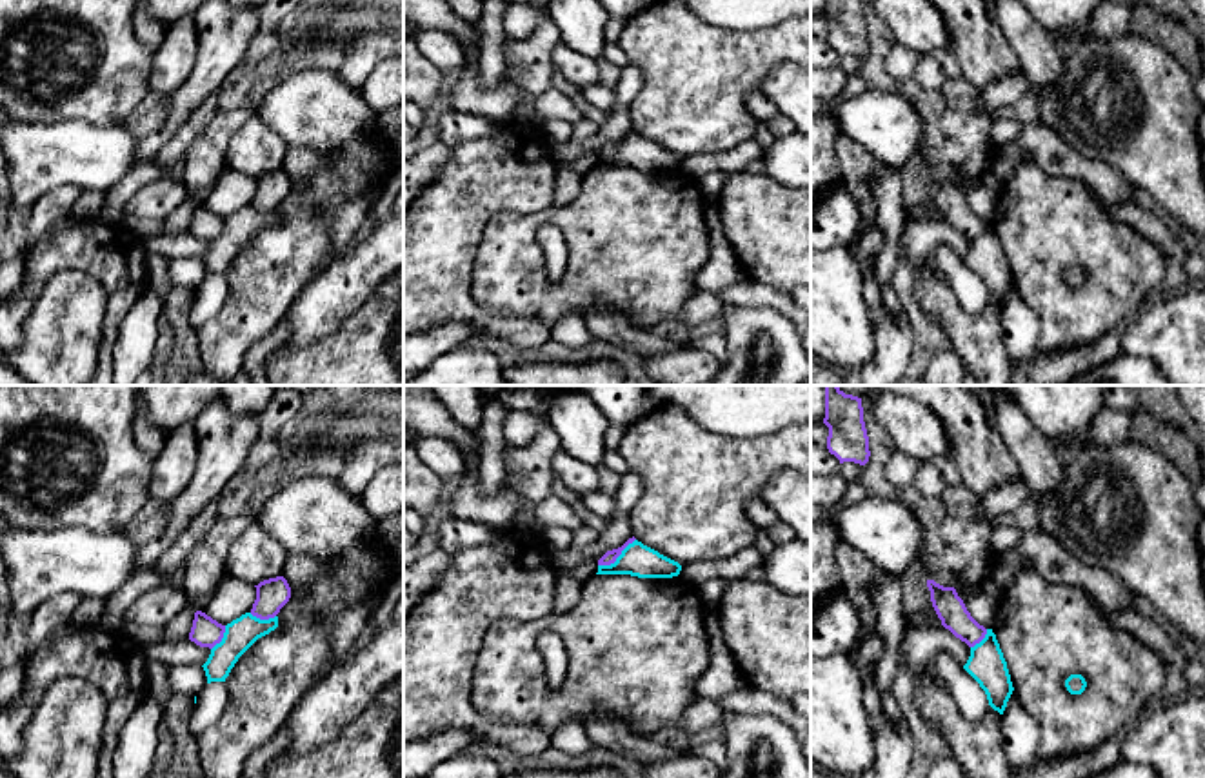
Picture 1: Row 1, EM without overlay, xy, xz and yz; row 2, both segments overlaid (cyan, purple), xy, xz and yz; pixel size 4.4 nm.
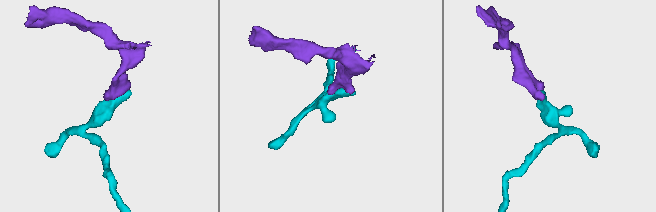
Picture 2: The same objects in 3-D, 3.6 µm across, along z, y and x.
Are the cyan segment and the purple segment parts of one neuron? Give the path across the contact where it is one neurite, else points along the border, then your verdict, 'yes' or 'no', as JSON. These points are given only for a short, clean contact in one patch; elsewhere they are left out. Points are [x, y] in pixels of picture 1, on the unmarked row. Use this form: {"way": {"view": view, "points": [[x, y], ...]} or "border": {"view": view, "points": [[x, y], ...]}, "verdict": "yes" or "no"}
{"border": {"view": "xz", "points": [[635, 131], [613, 155], [598, 159]]}, "verdict": "no"}

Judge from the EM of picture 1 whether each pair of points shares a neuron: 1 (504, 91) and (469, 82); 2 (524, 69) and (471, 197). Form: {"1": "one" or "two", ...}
{"1": "one", "2": "two"}

